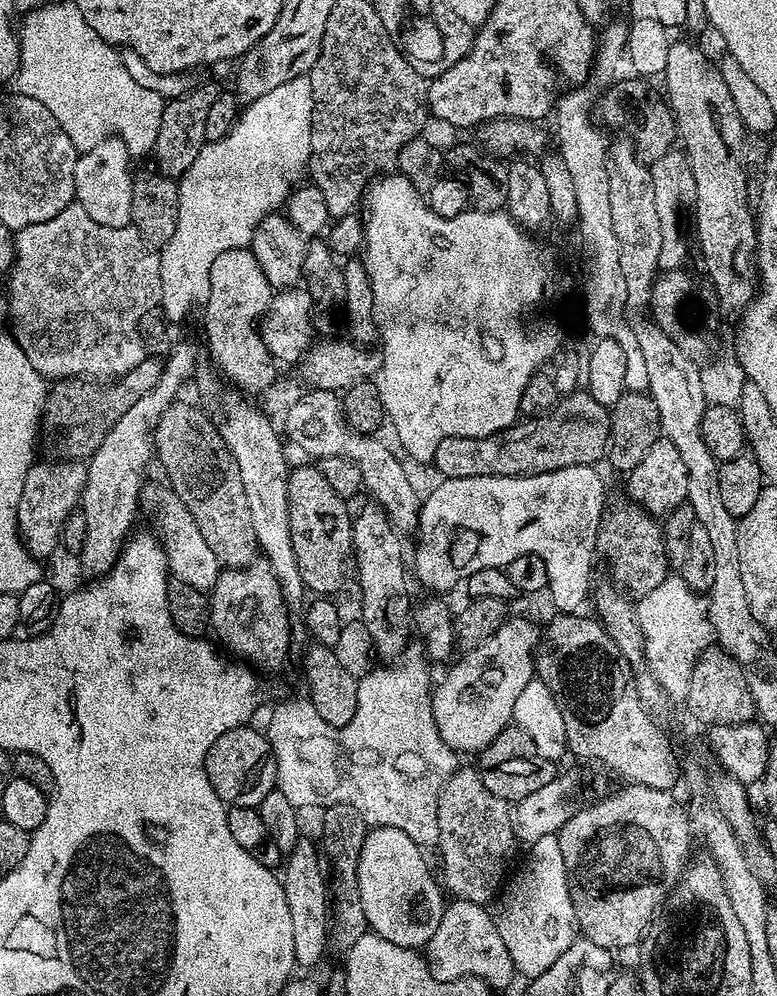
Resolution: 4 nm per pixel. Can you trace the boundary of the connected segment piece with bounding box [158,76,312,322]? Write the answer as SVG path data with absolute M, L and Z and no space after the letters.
M307 76L290 78L290 82L282 82L282 86L270 90L270 94L262 94L262 98L251 101L239 113L236 124L225 134L221 140L213 140L205 143L204 149L194 158L194 163L190 165L190 170L179 177L178 180L178 226L174 226L174 238L166 242L163 248L159 249L160 269L162 270L162 294L160 295L159 307L170 322L184 320L191 314L192 308L199 309L208 300L210 294L210 266L214 266L214 260L220 254L226 254L226 250L235 248L248 248L252 240L252 235L260 220L269 214L275 213L276 208L285 203L292 195L294 189L301 183L300 175L303 177L308 171L308 159L310 158L310 130L312 129L312 95L310 94L310 82Z

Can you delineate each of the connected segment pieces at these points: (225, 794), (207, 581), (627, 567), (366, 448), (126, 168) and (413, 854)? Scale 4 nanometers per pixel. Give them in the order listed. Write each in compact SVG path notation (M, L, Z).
M241 726L226 730L204 759L206 778L214 786L214 794L228 808L259 809L262 798L277 787L276 760L272 757L272 747L268 744L267 735L253 726Z
M171 487L156 488L152 493L145 495L142 500L143 511L156 511L156 517L152 524L154 535L164 547L164 553L168 559L168 570L171 579L178 582L186 582L194 590L207 593L216 584L220 576L222 565L218 558L214 558L214 550L202 538L202 530L198 530L198 522L194 522L194 514L186 510L186 506L178 498L178 494Z
M627 503L607 505L596 535L596 550L599 559L608 563L613 578L625 588L621 589L639 598L650 594L656 586L662 586L662 582L670 575L670 565L661 521L640 507L639 503Z
M321 388L311 389L307 394L301 395L296 404L288 406L283 416L282 432L291 447L293 444L298 451L305 452L316 460L331 462L337 459L352 464L360 472L363 491L368 491L373 496L369 497L392 523L393 531L405 534L404 532L415 533L419 529L422 496L421 493L416 493L416 488L404 469L405 461L399 455L396 457L382 441L376 440L380 438L375 435L349 428L341 397L337 393Z
M109 136L94 146L88 152L82 152L77 155L76 165L74 166L74 190L76 191L75 203L82 206L82 210L86 210L86 214L90 214L90 218L94 218L94 222L98 222L98 226L114 226L115 228L127 228L132 223L132 182L134 179L134 171L130 165L130 157L126 146L117 136Z
M372 826L365 831L356 870L356 889L369 929L386 938L386 942L394 942L394 946L417 950L423 949L430 938L434 938L446 903L437 877L436 880L432 877L420 852L423 852L421 845L416 844L410 834Z

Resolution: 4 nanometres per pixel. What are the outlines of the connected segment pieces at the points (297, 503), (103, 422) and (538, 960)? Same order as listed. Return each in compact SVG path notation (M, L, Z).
M293 467L288 474L288 521L294 558L302 573L302 582L309 593L328 598L344 584L344 563L352 552L350 533L352 516L345 497L334 494L323 471L316 468Z
M145 358L119 380L113 380L103 386L87 378L55 381L48 388L48 396L44 400L43 427L60 436L61 442L64 443L65 457L90 457L94 450L98 450L102 438L110 434L114 422L118 422L118 418L122 418L122 414L126 414L130 406L136 405L144 395L150 394L150 390L154 390L154 386L158 386L163 370L164 365L159 359Z
M558 835L538 838L538 842L534 842L527 851L524 865L515 869L516 877L515 872L511 877L512 884L511 880L505 883L499 893L500 905L494 908L494 919L506 950L510 950L517 973L531 978L554 966L554 962L566 954L568 947L578 939L578 929Z

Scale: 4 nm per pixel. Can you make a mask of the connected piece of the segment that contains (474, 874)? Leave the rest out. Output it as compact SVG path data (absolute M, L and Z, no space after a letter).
M457 767L451 778L445 782L443 790L440 791L436 844L438 849L440 848L440 868L444 871L442 884L449 897L487 905L488 899L492 895L493 899L501 891L502 885L513 867L512 859L515 858L516 847L518 847L516 829L512 826L512 808L509 801L490 794L490 790L486 790L486 786L482 786L482 778L475 767Z

